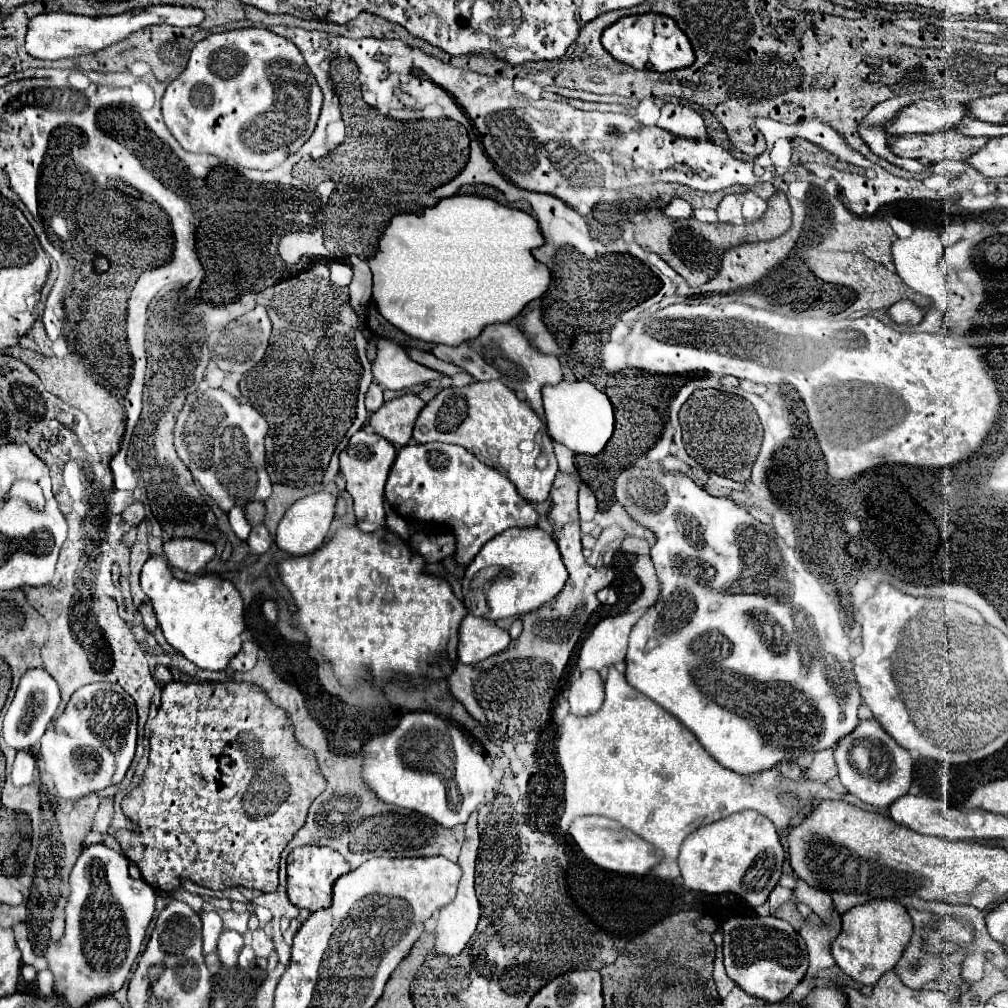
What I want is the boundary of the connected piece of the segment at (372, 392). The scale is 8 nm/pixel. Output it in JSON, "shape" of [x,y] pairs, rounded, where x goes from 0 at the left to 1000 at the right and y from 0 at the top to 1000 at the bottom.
{"shape":[[[370,379],[366,383],[366,389],[362,393],[362,403],[364,403],[366,409],[372,409],[372,407],[376,407],[380,403],[380,385],[374,379]]]}

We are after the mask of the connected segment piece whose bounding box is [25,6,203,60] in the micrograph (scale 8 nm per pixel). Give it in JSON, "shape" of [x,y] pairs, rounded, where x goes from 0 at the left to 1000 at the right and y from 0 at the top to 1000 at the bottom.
{"shape":[[[148,6],[144,10],[132,10],[116,16],[98,16],[98,18],[66,14],[66,12],[47,12],[31,18],[27,28],[27,38],[25,38],[25,50],[33,58],[61,60],[68,56],[98,52],[126,38],[130,32],[136,32],[150,24],[170,24],[170,26],[184,28],[184,26],[197,26],[199,22],[201,22],[201,12],[189,6]]]}

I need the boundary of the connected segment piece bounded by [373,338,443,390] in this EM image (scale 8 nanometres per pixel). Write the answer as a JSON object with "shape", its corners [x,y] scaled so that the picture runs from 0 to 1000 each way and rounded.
{"shape":[[[378,335],[370,359],[370,373],[384,387],[400,387],[412,381],[424,381],[439,371],[410,359],[394,339]]]}

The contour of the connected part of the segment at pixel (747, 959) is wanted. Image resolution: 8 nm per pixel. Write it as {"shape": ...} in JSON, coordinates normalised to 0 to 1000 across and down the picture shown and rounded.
{"shape":[[[729,909],[717,915],[717,956],[721,968],[743,988],[751,988],[761,996],[779,992],[785,982],[799,970],[803,960],[801,937],[787,919],[769,909]]]}

